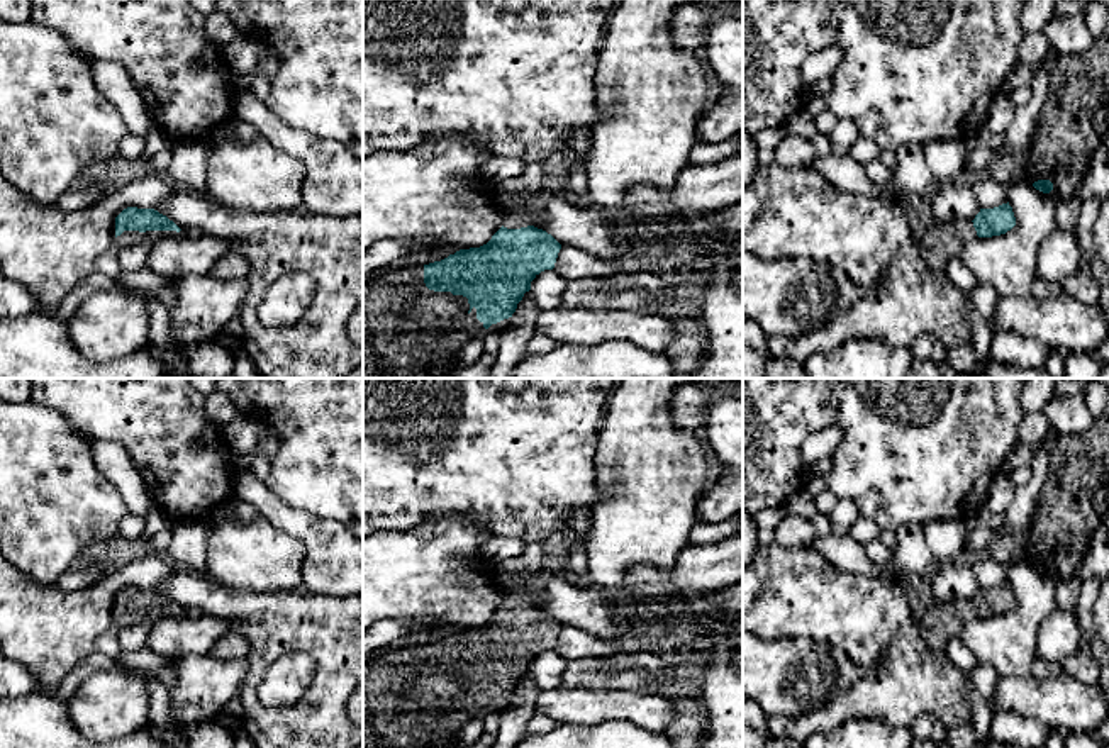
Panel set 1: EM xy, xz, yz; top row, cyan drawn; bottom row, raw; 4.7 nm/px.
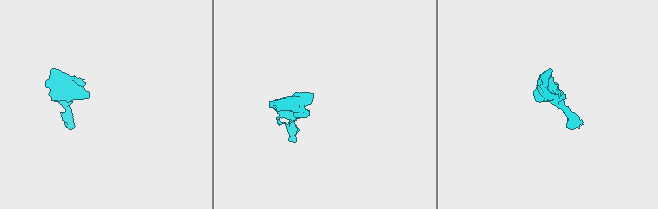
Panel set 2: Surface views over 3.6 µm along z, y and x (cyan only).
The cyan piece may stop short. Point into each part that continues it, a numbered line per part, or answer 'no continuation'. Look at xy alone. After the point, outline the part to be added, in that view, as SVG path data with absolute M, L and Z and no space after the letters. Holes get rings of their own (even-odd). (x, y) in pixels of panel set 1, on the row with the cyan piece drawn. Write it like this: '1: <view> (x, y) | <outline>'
1: xy (126, 238) | M124 231L120 236L115 237L115 244L127 246L127 244L134 244L134 243L146 243L146 244L153 246L161 237L181 236L181 234L183 234L183 231L180 231L180 232L176 232L176 231L146 231L146 232Z

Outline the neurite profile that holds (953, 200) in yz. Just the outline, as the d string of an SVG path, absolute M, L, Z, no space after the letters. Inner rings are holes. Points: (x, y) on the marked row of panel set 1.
M963 178L934 185L924 209L934 222L973 220L980 212L970 180Z

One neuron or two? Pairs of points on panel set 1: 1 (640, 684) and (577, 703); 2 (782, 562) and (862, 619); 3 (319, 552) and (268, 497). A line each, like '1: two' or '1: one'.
1: two
2: one
3: one

